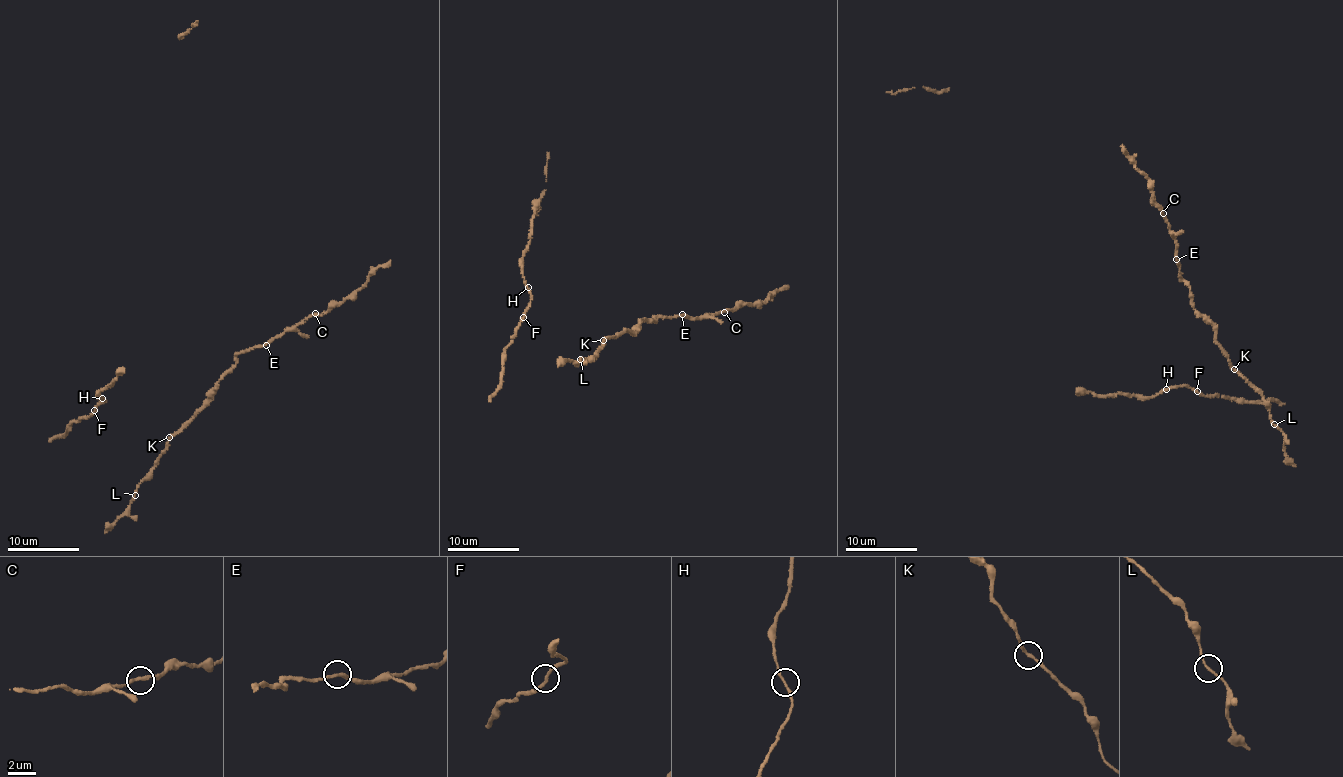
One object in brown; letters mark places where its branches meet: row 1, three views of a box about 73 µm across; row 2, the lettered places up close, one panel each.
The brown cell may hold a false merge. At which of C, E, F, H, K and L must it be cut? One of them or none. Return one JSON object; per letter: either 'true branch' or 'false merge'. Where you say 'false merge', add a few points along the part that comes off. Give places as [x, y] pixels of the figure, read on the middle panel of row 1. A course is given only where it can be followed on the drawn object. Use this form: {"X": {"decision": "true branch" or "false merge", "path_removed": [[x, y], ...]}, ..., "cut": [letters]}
{"C": {"decision": "true branch"}, "E": {"decision": "true branch"}, "F": {"decision": "true branch"}, "H": {"decision": "true branch"}, "K": {"decision": "true branch"}, "L": {"decision": "true branch"}, "cut": []}

